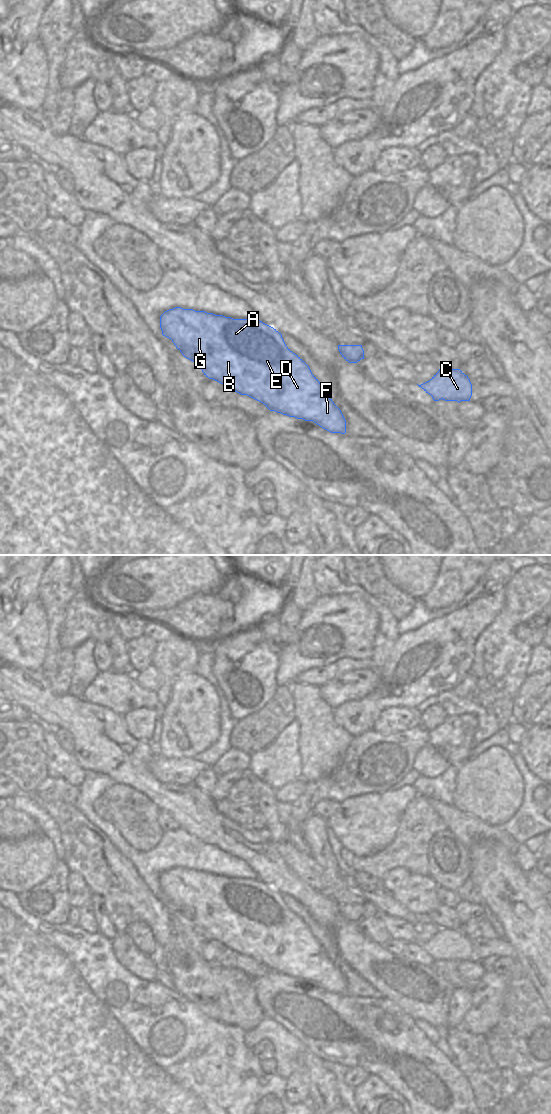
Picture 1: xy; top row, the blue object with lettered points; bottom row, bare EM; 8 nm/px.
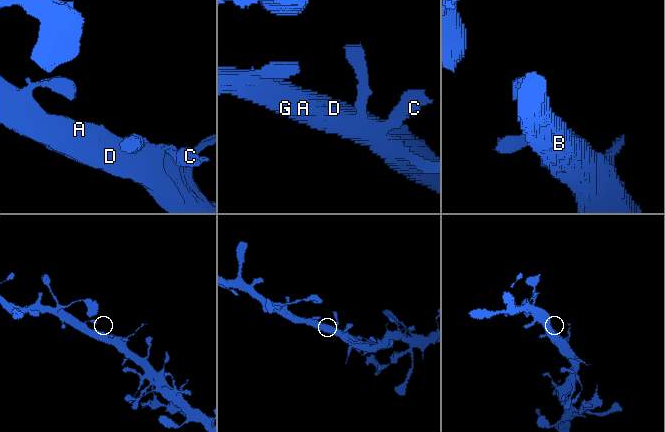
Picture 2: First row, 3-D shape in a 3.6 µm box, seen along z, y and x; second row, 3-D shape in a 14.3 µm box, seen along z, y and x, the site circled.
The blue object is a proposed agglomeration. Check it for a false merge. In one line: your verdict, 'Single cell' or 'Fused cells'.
Single cell.

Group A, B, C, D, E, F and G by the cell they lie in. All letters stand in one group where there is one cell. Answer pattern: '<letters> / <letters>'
A B C D E F G

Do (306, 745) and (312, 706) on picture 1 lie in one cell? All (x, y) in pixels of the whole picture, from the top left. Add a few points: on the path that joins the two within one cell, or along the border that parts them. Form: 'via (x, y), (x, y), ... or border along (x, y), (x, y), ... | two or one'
via (312, 735), (312, 716) | one

